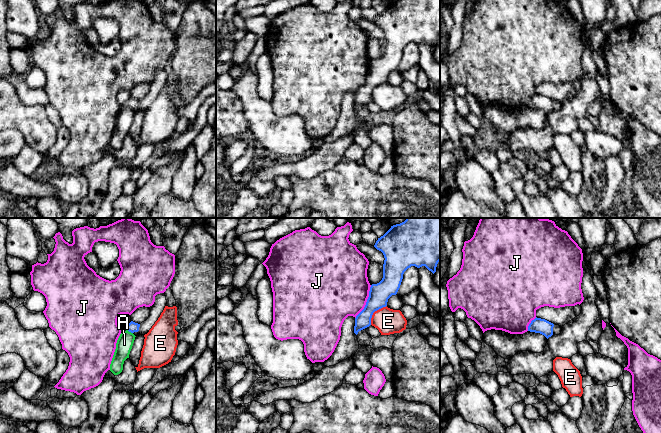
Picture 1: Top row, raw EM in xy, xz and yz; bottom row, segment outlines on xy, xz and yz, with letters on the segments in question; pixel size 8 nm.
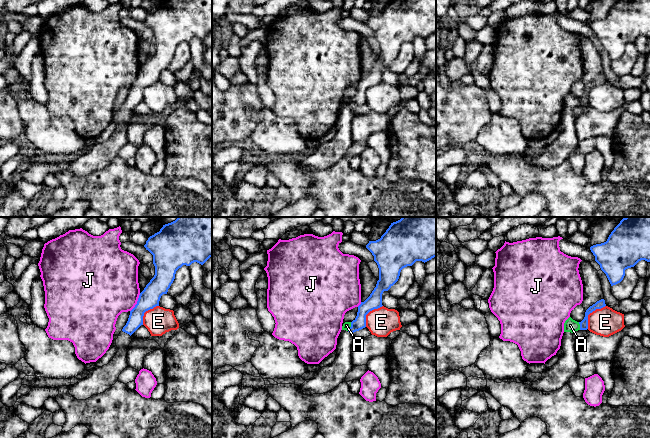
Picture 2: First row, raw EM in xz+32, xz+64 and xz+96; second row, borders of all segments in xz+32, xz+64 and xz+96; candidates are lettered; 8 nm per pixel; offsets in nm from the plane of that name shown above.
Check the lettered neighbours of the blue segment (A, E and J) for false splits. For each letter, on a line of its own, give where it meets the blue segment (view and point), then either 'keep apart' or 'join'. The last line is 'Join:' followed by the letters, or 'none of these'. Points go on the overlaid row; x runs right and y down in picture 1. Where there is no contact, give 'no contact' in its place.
A: meets blue in xy at (130, 331); keep apart
E: meets blue in xz at (374, 311); keep apart
J: meets blue in xz at (366, 302); keep apart
Join: none of these

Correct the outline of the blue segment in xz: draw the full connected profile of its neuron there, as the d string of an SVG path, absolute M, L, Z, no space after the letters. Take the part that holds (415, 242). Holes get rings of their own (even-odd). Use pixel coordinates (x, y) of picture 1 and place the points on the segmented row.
M406 218L400 224L391 226L391 228L378 240L374 247L384 255L383 278L377 284L372 284L369 291L364 309L356 316L354 333L371 325L371 318L375 311L386 307L388 299L396 295L404 272L411 266L420 268L425 266L433 274L440 261L440 218Z

